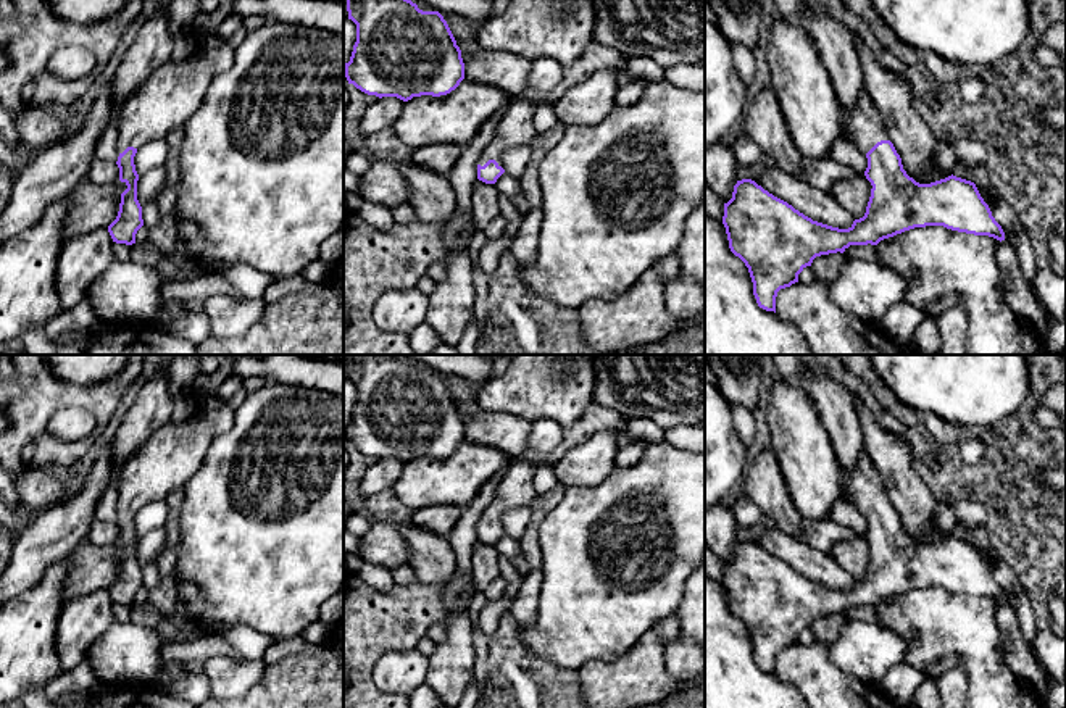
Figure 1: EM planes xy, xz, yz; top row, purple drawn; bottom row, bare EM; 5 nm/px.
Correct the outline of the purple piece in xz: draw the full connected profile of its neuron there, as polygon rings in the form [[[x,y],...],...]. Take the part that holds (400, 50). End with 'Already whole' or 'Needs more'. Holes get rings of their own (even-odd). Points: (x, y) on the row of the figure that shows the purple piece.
[[[347,0],[347,11],[348,19],[356,24],[356,42],[350,61],[345,63],[345,77],[361,92],[408,102],[421,95],[447,95],[464,79],[461,50],[439,11],[423,11],[411,0]]]. Already whole

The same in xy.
[[[197,31],[174,39],[171,58],[123,103],[115,121],[119,131],[116,165],[127,189],[121,194],[116,219],[108,226],[113,242],[135,244],[135,234],[144,226],[134,165],[137,150],[192,119],[213,77],[232,68],[234,44],[234,39]]]. Needs more

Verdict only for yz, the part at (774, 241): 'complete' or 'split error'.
split error

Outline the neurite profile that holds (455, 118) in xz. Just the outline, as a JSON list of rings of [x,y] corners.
[[[463,79],[447,95],[413,97],[403,103],[394,134],[413,150],[424,145],[466,145],[513,95]]]

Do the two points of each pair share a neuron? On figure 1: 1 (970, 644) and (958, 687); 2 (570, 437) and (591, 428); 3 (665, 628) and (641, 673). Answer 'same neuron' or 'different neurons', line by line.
1: different neurons
2: same neuron
3: different neurons

